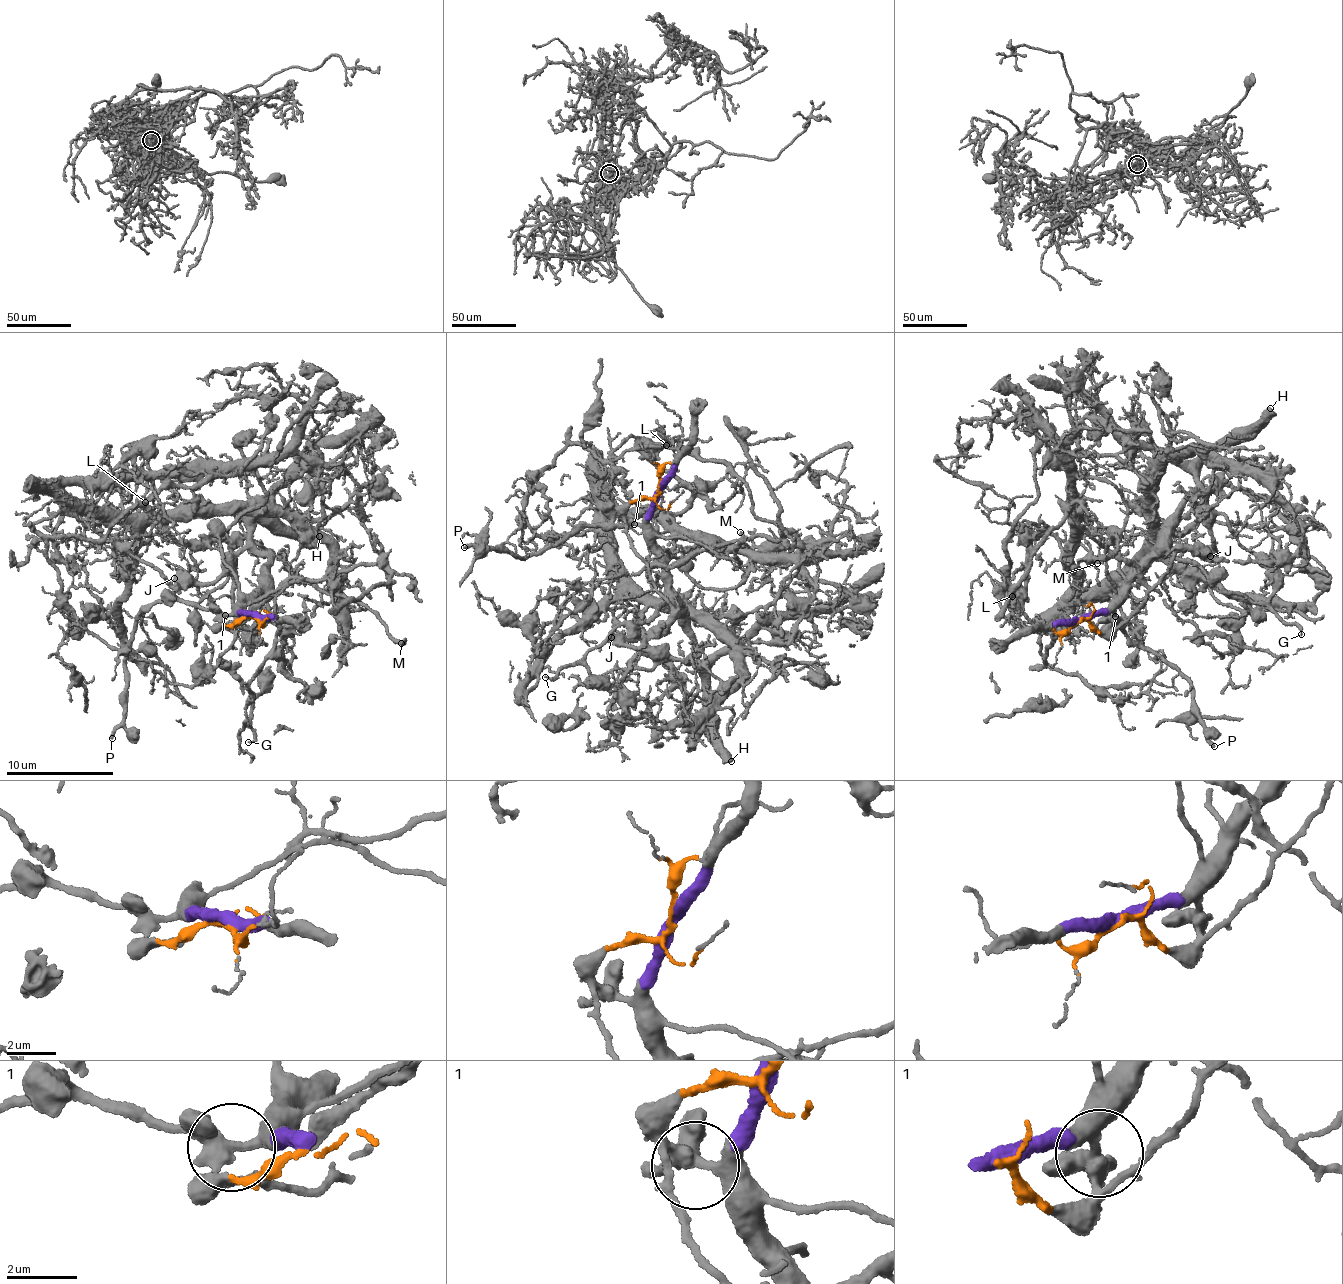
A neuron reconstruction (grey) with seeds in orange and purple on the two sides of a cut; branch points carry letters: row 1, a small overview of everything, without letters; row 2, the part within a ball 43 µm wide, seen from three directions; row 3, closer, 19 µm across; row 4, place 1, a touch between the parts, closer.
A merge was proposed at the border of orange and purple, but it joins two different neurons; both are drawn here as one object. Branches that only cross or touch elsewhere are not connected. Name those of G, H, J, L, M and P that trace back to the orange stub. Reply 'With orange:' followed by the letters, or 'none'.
With orange: L

